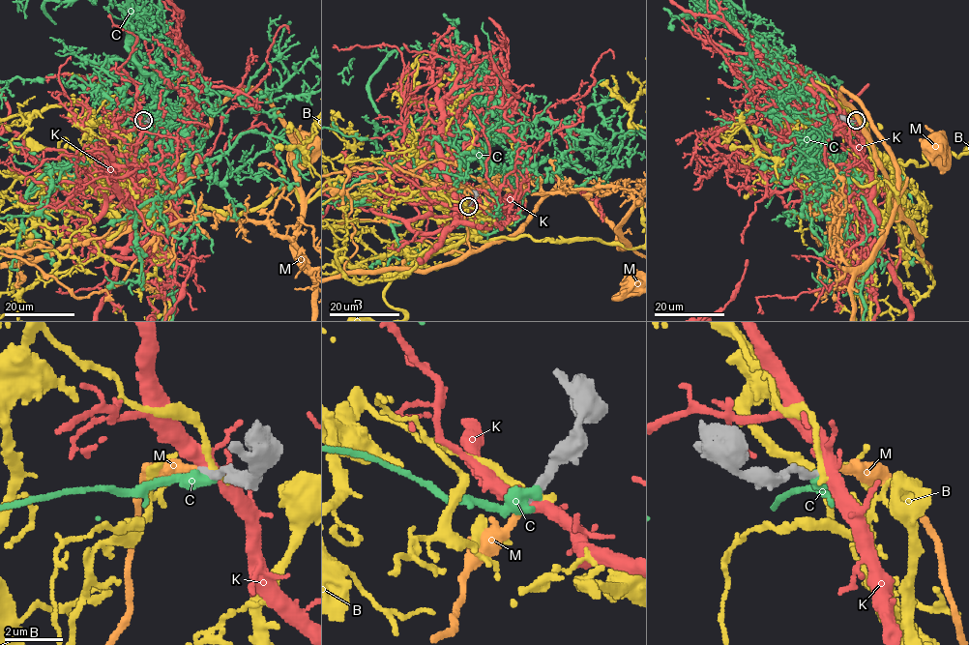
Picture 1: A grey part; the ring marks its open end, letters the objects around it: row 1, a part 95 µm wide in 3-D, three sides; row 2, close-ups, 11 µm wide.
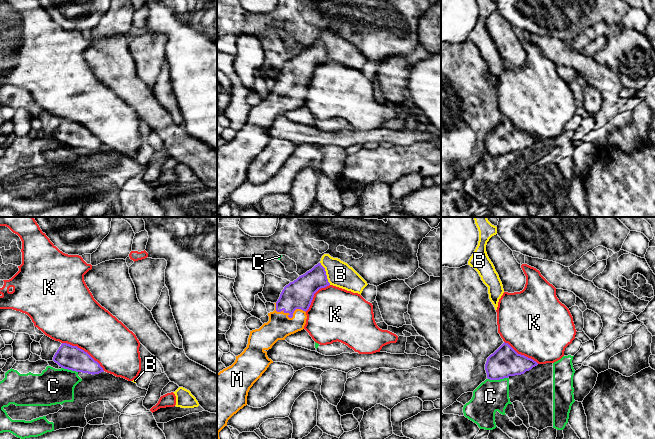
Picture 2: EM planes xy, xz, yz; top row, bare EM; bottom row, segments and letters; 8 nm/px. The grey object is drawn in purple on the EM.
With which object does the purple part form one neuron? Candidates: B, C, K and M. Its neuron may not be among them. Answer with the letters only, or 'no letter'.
M

